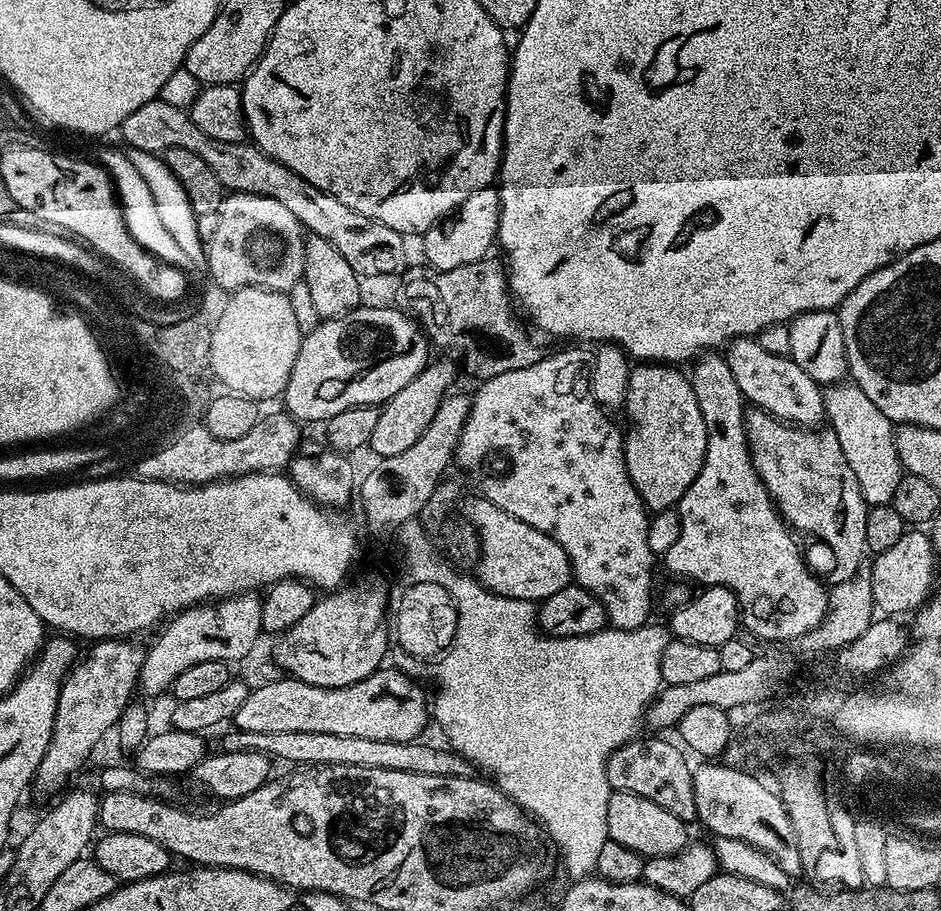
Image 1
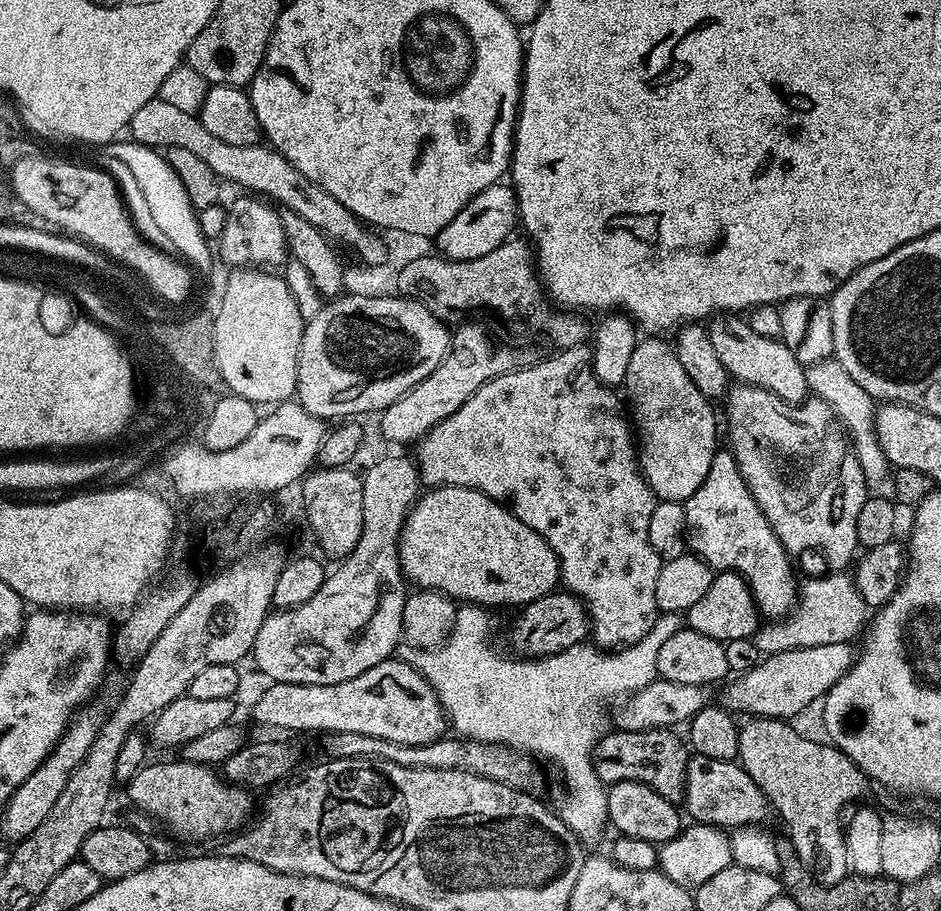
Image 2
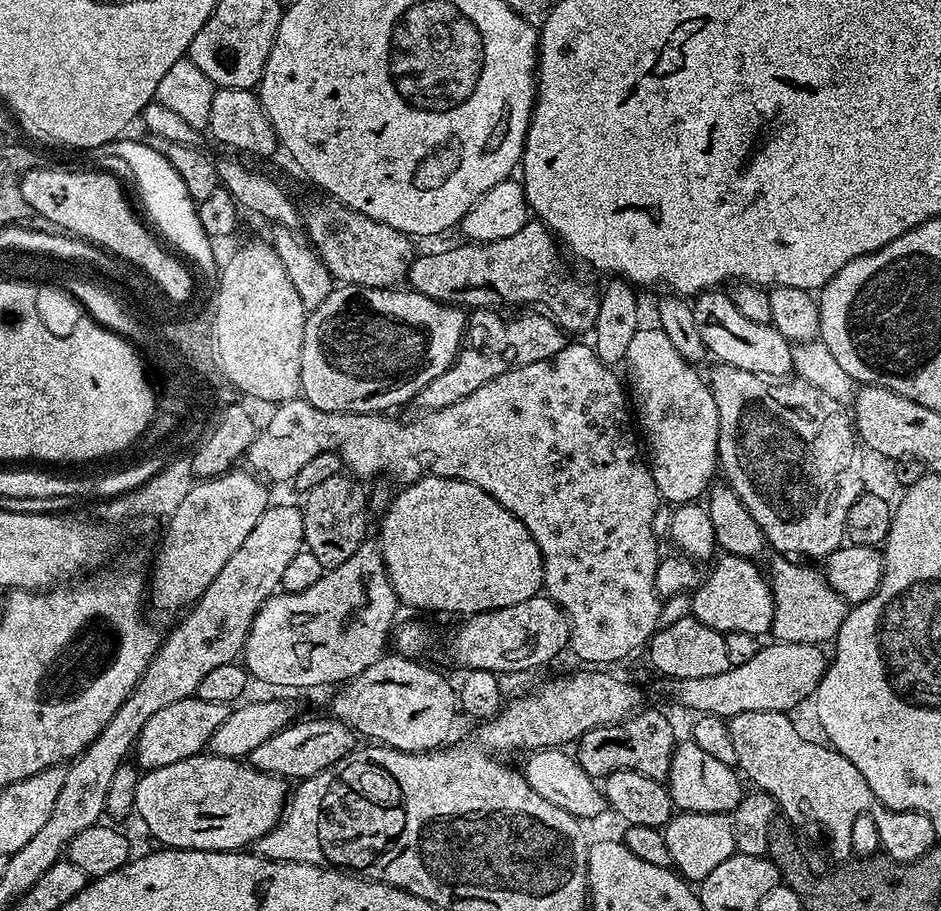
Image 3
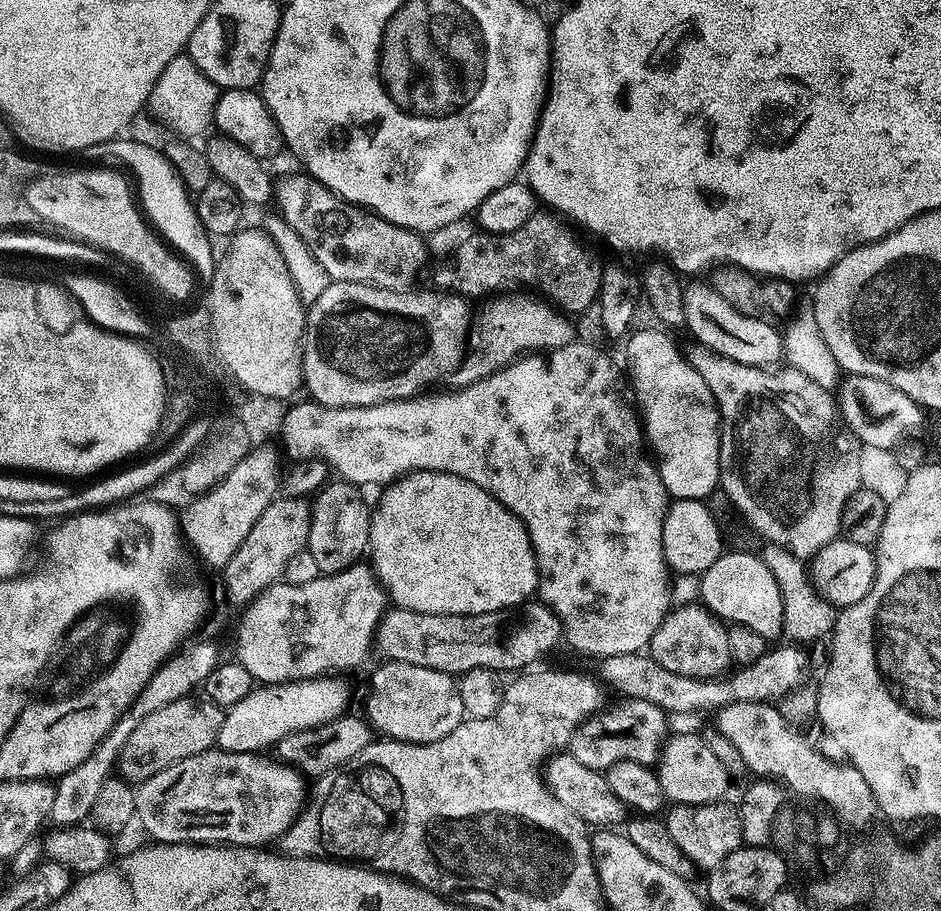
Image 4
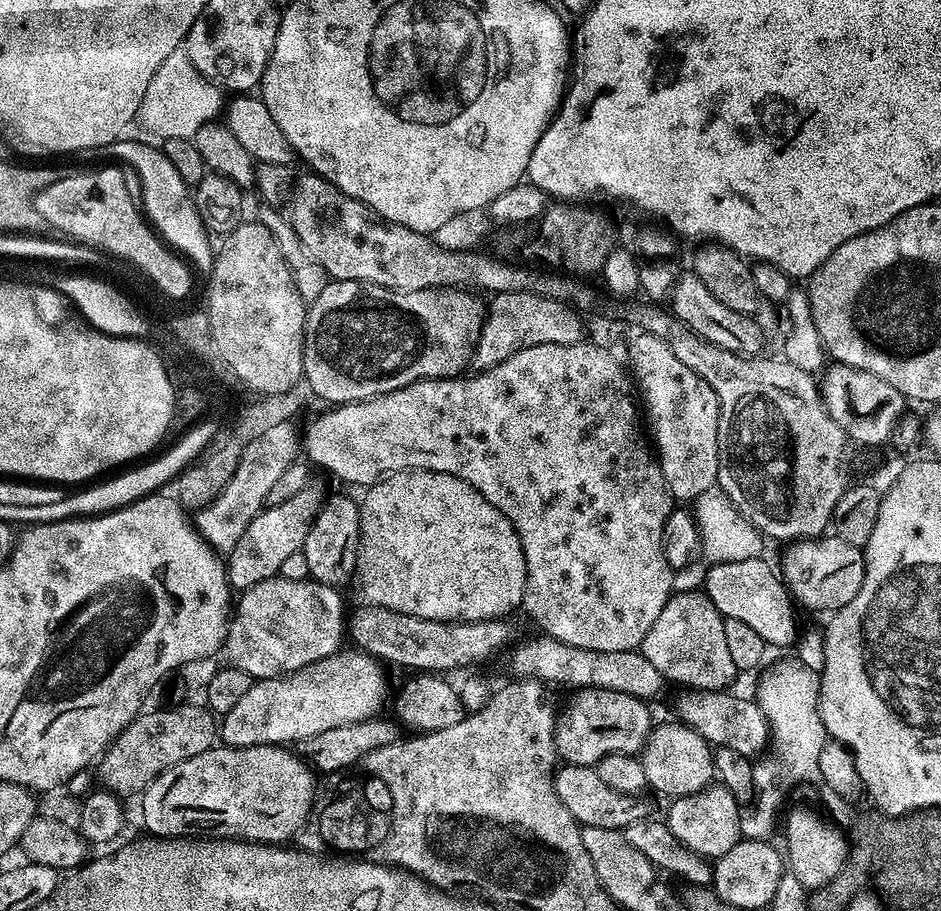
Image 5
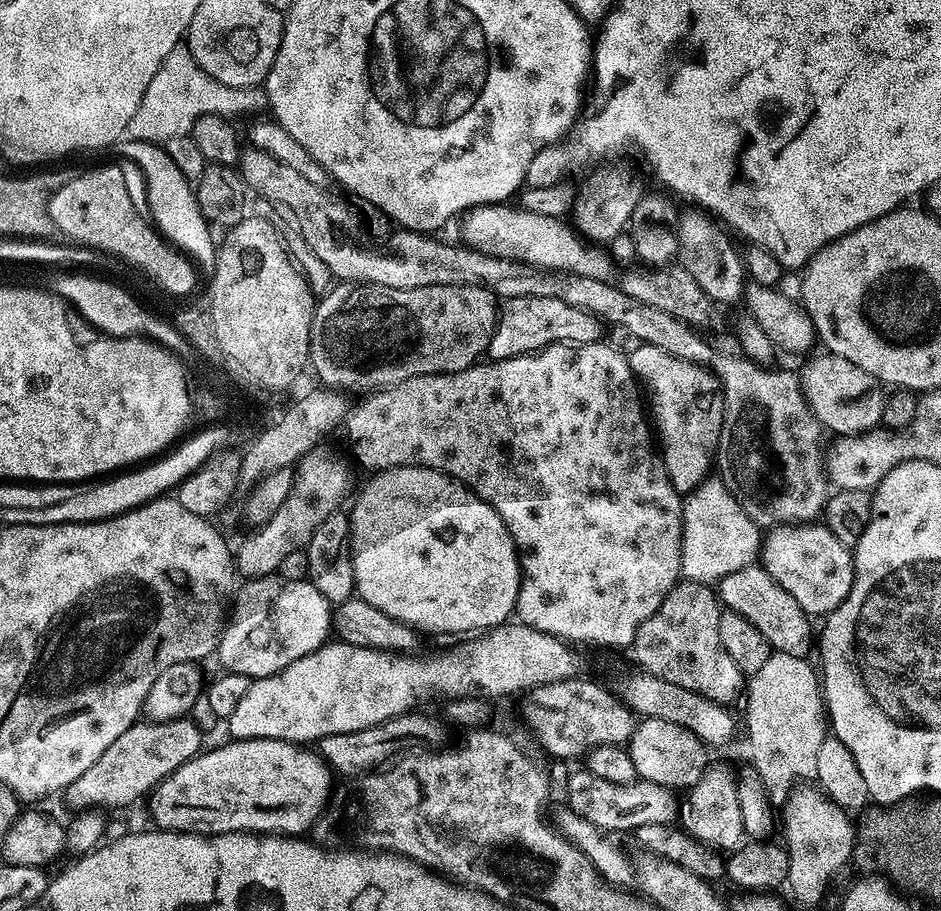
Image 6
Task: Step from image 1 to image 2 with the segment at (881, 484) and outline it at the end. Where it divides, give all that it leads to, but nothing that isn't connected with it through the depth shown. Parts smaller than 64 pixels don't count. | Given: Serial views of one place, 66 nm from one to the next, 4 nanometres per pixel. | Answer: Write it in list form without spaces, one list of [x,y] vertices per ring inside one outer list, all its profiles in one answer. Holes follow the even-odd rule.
[[[834,358],[824,360],[822,363],[809,365],[805,372],[809,391],[819,400],[827,402],[839,417],[840,423],[847,430],[853,452],[862,466],[863,476],[869,484],[882,481],[890,472],[890,465],[881,444],[877,440],[875,431],[875,409],[876,402],[872,396],[866,394],[862,386],[850,377],[845,367]]]

